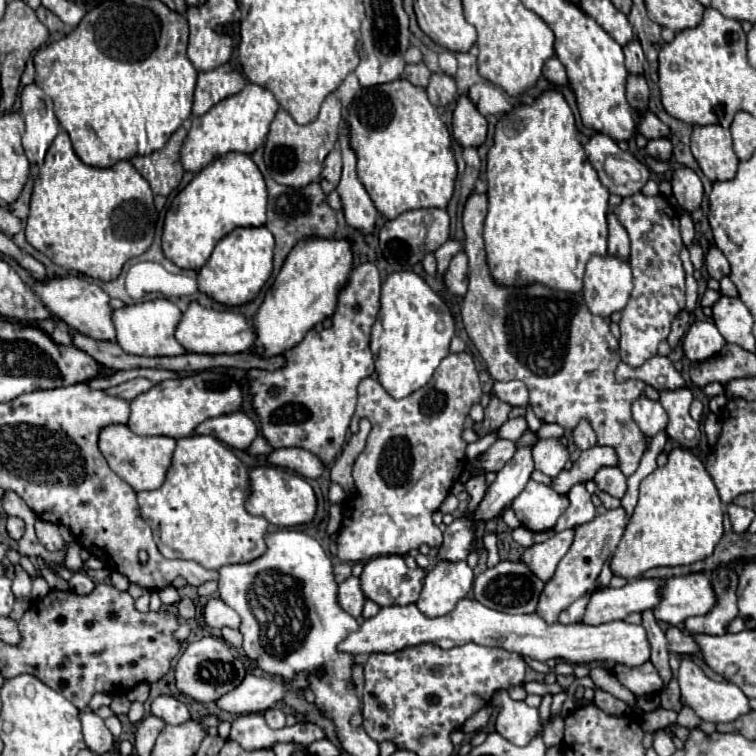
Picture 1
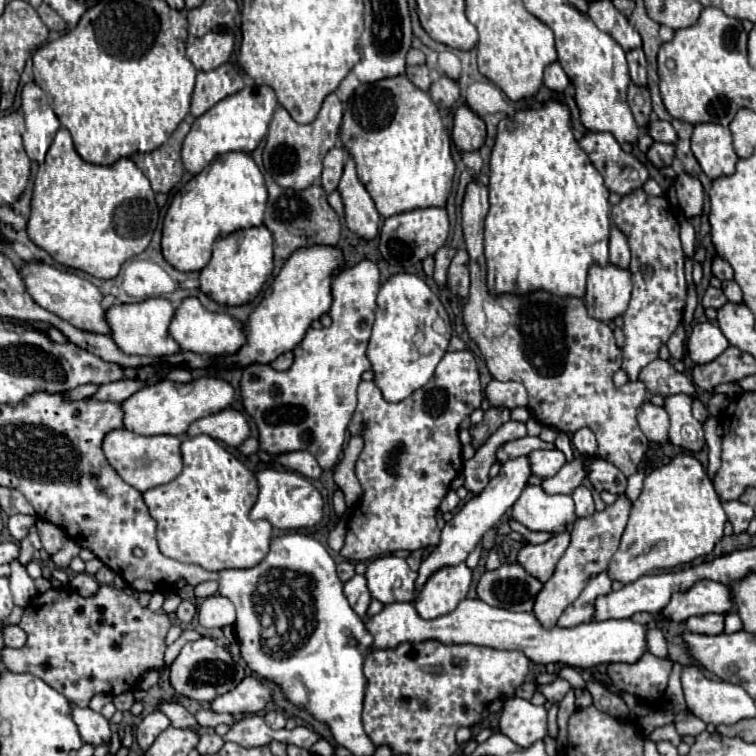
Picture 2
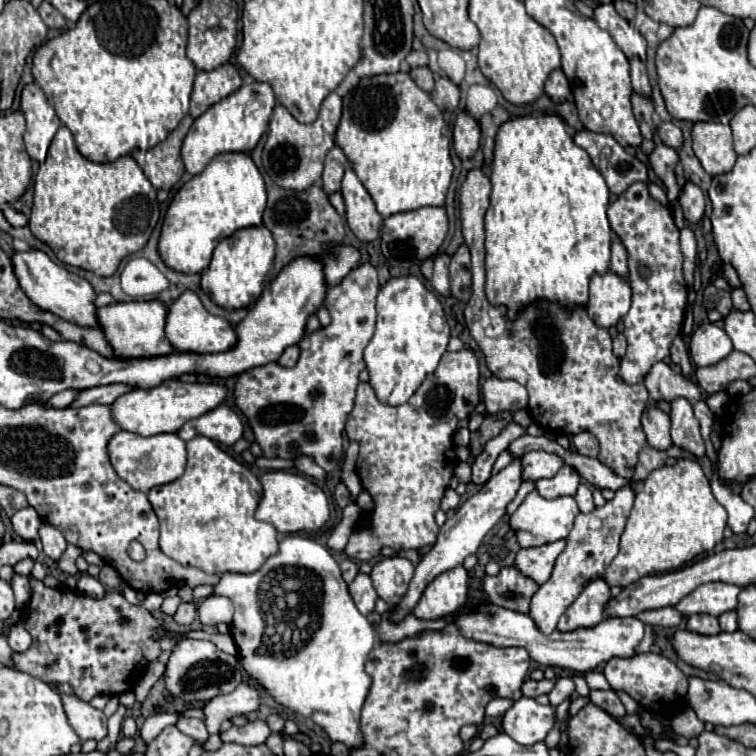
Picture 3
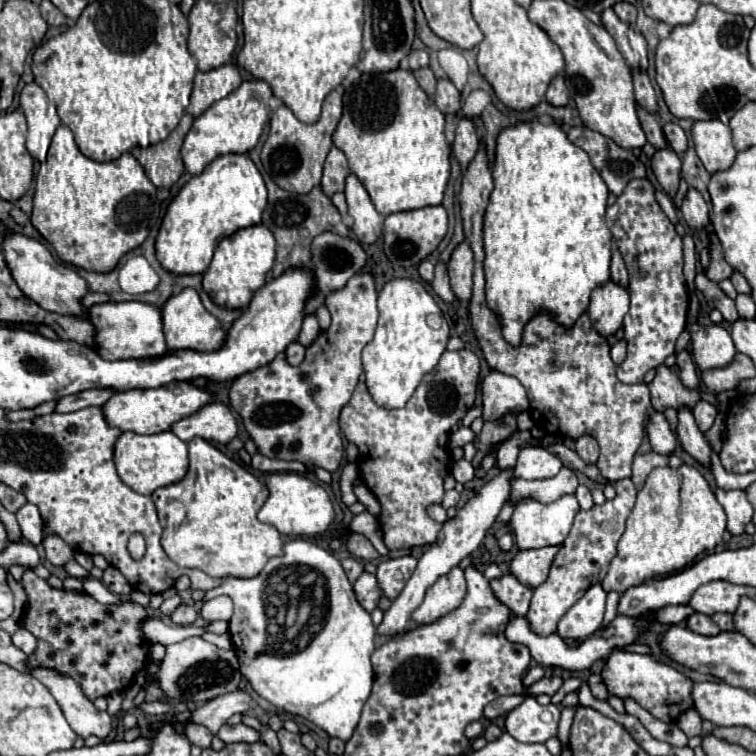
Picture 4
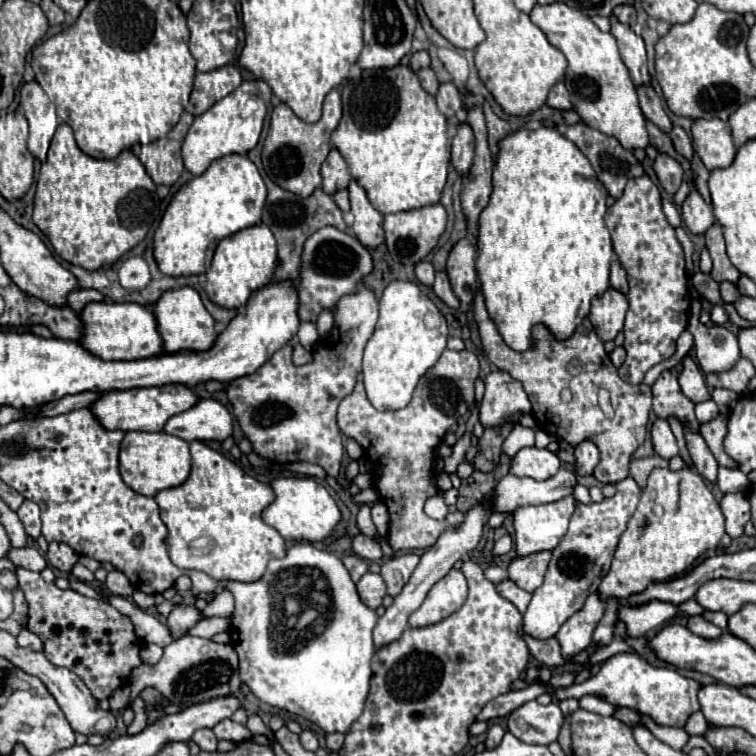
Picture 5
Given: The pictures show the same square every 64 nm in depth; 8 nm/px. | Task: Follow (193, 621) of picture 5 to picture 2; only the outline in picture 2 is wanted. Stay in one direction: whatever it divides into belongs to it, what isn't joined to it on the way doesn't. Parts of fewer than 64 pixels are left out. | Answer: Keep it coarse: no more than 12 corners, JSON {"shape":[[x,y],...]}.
{"shape":[[182,600],[176,616],[180,622],[188,624],[196,616],[196,606]]}

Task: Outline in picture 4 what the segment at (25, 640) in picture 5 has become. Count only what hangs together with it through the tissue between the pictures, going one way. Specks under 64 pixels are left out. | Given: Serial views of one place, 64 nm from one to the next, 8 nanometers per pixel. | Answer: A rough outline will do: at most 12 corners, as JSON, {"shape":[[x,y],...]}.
{"shape":[[20,628],[12,642],[22,652],[32,654],[36,650],[36,638]]}

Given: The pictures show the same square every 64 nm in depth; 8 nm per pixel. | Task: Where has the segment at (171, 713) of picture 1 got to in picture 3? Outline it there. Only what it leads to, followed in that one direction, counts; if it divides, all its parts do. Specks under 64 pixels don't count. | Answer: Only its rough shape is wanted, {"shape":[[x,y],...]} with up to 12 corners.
{"shape":[[180,718],[180,732],[196,744],[210,736],[204,722],[196,718]]}

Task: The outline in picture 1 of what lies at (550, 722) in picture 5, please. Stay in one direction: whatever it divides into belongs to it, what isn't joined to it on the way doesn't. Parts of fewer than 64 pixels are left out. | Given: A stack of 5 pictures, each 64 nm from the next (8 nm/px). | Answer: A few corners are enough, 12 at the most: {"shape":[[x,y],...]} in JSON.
{"shape":[[498,690],[496,732],[526,746],[542,732],[538,708]]}

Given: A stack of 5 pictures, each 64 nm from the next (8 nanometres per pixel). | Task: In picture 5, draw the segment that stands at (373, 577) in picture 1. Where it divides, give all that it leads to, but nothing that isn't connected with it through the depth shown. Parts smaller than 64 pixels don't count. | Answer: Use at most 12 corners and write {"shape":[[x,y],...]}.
{"shape":[[400,554],[382,564],[390,596],[398,596],[418,566],[418,554]]}

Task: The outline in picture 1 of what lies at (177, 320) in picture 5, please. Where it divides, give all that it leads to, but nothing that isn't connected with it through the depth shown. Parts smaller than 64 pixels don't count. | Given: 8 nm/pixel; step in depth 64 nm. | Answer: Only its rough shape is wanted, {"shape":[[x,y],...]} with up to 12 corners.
{"shape":[[190,302],[174,336],[196,354],[240,354],[256,340],[242,314]]}

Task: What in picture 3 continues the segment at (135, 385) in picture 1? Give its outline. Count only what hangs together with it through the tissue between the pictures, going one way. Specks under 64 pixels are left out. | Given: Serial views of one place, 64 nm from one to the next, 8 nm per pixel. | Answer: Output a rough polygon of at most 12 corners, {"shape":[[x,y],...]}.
{"shape":[[124,384],[82,390],[68,408],[108,404],[130,392]]}

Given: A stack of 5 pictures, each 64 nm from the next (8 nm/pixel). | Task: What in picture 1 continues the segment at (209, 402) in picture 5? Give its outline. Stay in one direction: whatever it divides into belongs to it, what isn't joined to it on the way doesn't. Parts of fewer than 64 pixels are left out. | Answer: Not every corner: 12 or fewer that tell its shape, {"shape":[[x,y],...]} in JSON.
{"shape":[[244,412],[200,422],[208,434],[232,448],[246,450],[256,426]]}

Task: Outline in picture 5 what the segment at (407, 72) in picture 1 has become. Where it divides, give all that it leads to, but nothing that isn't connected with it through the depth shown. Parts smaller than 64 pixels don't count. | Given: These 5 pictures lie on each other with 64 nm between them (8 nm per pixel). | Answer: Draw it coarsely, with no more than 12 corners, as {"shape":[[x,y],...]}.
{"shape":[[432,68],[418,70],[422,88],[434,96],[438,82]]}

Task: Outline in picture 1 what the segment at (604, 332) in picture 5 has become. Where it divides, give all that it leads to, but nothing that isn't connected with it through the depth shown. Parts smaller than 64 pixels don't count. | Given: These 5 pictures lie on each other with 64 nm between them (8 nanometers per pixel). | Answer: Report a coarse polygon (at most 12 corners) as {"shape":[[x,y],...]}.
{"shape":[[592,256],[582,294],[592,314],[622,312],[632,292],[628,262]]}

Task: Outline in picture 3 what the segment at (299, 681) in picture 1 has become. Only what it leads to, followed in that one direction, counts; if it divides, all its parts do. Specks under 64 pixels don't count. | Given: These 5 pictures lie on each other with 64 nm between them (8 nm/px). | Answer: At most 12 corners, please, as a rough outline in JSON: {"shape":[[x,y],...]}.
{"shape":[[240,684],[230,694],[206,702],[204,724],[210,734],[232,716],[260,706],[258,690]]}

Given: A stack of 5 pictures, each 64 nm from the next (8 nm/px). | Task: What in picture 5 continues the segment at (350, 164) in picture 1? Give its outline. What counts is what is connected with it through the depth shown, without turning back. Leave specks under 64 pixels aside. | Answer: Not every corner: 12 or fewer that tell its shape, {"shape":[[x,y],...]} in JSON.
{"shape":[[350,182],[352,230],[366,248],[384,242],[380,212]]}

